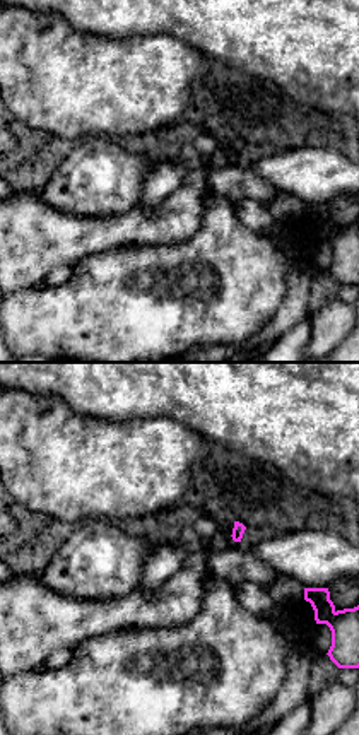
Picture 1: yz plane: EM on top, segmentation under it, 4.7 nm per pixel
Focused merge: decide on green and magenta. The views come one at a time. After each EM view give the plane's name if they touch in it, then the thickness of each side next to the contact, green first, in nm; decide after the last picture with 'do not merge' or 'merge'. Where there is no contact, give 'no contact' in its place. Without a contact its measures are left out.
no contact

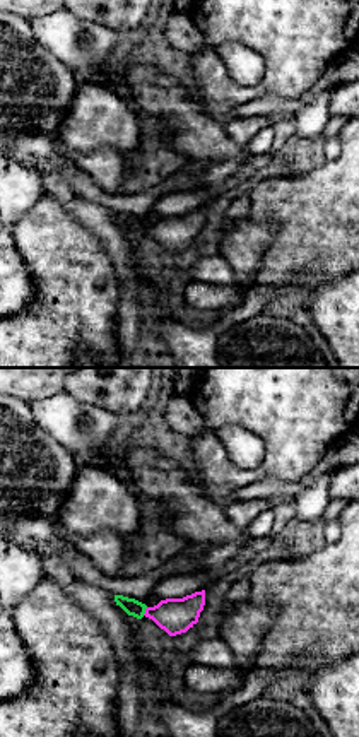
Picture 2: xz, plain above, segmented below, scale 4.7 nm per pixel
meets green in xz; 80 nm thick on the green side, 170 nm on the other

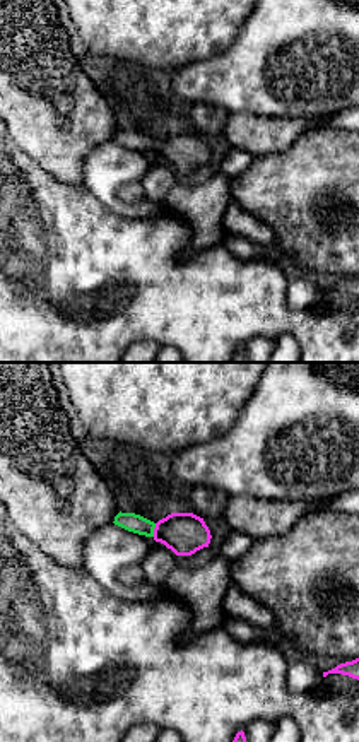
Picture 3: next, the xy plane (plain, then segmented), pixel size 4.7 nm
meets green in xy; 90 nm thick on the green side, 200 nm on the other

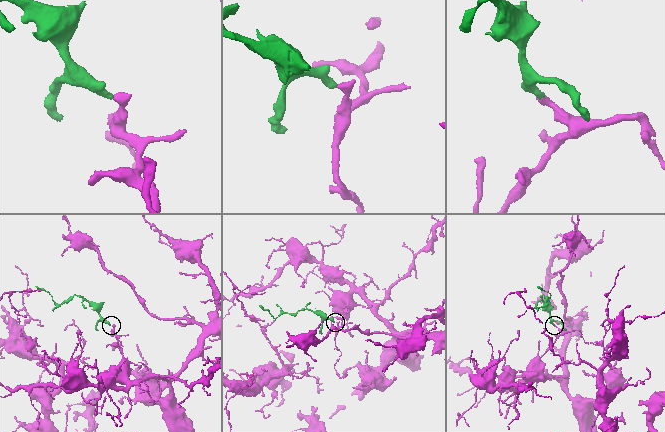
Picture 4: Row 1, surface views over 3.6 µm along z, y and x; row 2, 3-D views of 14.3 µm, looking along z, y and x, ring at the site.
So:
merge

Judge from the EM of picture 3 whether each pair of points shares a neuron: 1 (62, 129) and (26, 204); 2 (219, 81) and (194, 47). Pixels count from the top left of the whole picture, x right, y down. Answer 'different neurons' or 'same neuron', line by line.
1: different neurons
2: different neurons

